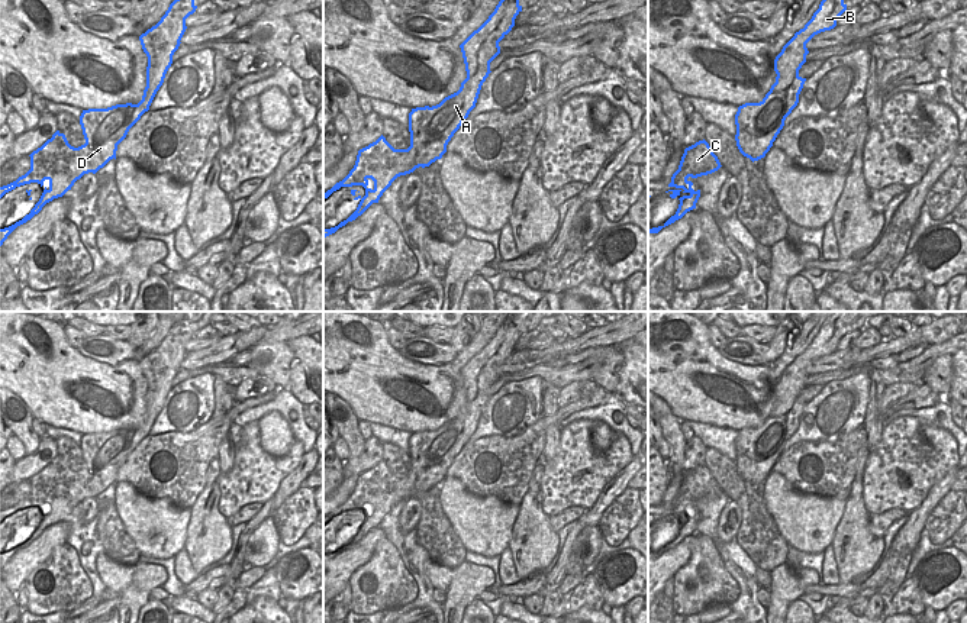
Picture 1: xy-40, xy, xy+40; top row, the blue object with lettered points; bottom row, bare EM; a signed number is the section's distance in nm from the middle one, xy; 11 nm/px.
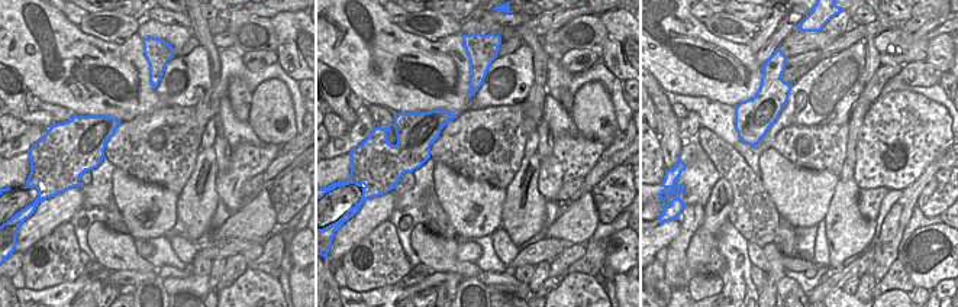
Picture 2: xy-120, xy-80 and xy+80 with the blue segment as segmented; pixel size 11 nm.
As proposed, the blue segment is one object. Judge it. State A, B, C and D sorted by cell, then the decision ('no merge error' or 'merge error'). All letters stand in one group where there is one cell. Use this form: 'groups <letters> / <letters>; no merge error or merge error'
groups A B C D; no merge error

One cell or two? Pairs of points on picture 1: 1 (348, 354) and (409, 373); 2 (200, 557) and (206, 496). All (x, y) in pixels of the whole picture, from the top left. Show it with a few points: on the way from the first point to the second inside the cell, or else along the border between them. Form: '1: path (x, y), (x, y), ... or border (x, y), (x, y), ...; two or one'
1: path (363, 368), (367, 373), (395, 373); one
2: path (203, 542), (203, 510); one

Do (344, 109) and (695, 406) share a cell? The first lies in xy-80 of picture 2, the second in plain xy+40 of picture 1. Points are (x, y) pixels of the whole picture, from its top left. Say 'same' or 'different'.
different

